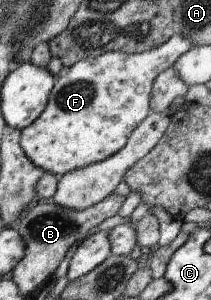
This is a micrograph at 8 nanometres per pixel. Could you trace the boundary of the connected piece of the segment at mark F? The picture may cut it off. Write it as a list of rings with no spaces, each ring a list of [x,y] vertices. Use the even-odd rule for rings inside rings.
[[[174,31],[165,43],[162,43],[159,47],[142,51],[138,54],[122,54],[120,51],[106,51],[93,59],[86,59],[83,61],[75,62],[72,66],[69,66],[62,72],[62,74],[54,81],[54,86],[49,92],[46,106],[44,110],[38,115],[38,118],[29,124],[25,129],[19,132],[19,145],[24,151],[24,154],[30,159],[30,162],[38,168],[42,168],[43,171],[52,173],[57,177],[62,176],[64,173],[71,170],[85,167],[86,165],[104,160],[109,156],[112,156],[115,152],[118,152],[128,140],[129,134],[146,118],[149,113],[149,94],[151,91],[152,83],[154,79],[163,71],[170,67],[173,62],[183,53],[186,52],[193,45],[191,42],[184,38],[184,35],[176,34]]]

